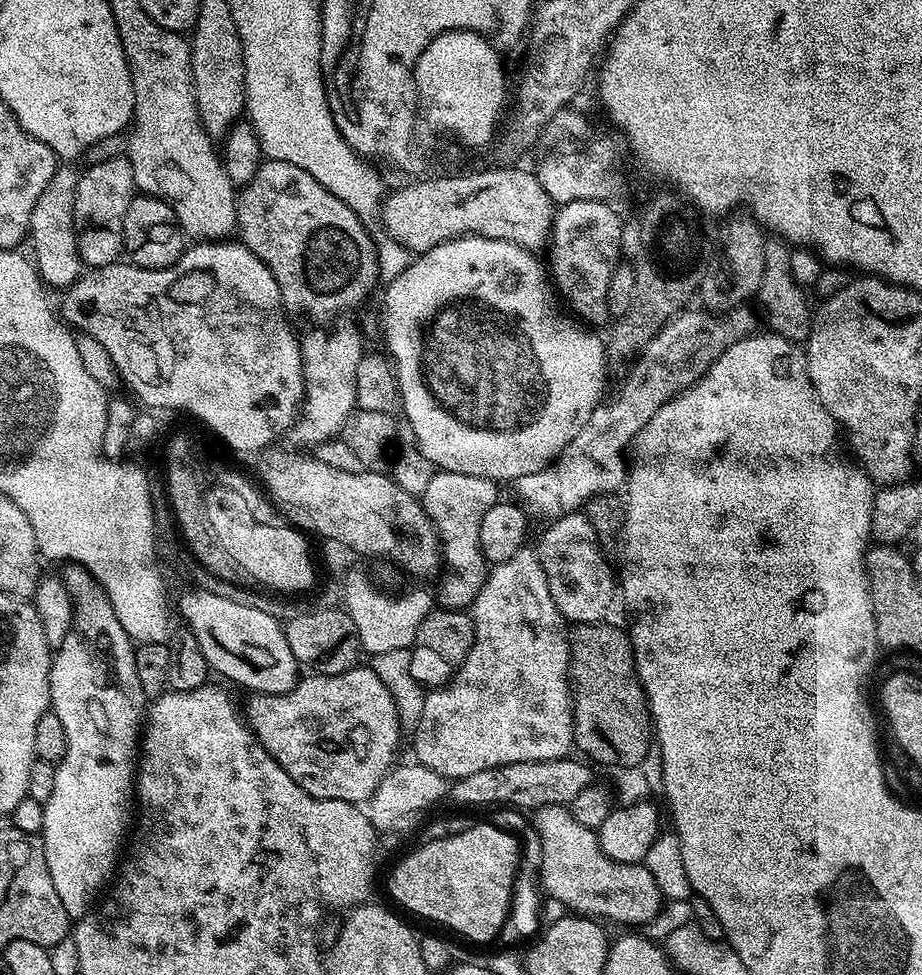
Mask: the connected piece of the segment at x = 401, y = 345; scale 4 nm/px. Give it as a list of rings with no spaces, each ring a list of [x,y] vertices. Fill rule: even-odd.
[[[460,235],[455,240],[442,241],[428,252],[419,253],[412,263],[406,266],[406,270],[398,274],[398,278],[387,281],[384,305],[380,308],[380,328],[384,331],[387,355],[396,369],[402,412],[404,408],[403,419],[414,430],[416,444],[422,450],[422,454],[437,469],[481,476],[497,482],[515,482],[522,474],[530,474],[535,468],[542,468],[555,460],[556,455],[575,438],[578,430],[586,426],[590,414],[605,395],[604,379],[607,378],[610,367],[605,341],[601,337],[599,340],[594,333],[587,332],[592,330],[581,326],[571,315],[564,316],[565,309],[558,303],[549,273],[542,260],[540,265],[538,257],[540,256],[535,251],[528,251],[513,241]]]

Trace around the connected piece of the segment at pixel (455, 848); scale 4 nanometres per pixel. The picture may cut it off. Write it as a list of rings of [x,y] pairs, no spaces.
[[[476,822],[472,827],[462,830],[462,834],[454,834],[438,842],[423,842],[419,847],[397,862],[396,869],[388,880],[389,894],[406,911],[413,912],[424,920],[437,920],[438,923],[461,932],[468,940],[477,940],[480,944],[487,940],[495,941],[507,918],[513,884],[518,873],[516,863],[520,860],[520,848],[516,845],[515,838],[492,824]]]

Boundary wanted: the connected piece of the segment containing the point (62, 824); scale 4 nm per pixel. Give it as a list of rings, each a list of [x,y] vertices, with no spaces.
[[[72,562],[65,568],[68,569],[62,572],[62,579],[72,599],[74,615],[66,642],[54,652],[48,698],[51,712],[58,714],[58,722],[66,730],[66,754],[56,764],[54,791],[44,803],[42,839],[58,899],[66,906],[68,917],[79,918],[92,911],[104,883],[106,888],[118,868],[118,857],[130,828],[128,811],[134,808],[134,777],[138,771],[138,741],[146,720],[146,697],[142,682],[138,682],[134,642],[122,630],[122,622],[118,622],[118,614],[114,614],[104,589],[83,565]]]

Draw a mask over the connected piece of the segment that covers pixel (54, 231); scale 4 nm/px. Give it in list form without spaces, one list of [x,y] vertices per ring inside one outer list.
[[[56,152],[57,168],[54,178],[47,184],[46,190],[39,195],[31,212],[29,224],[30,244],[34,246],[34,263],[41,279],[49,287],[67,289],[77,282],[84,270],[84,263],[77,250],[77,238],[73,226],[74,190],[77,189],[77,178],[80,173],[81,156],[64,156]]]

